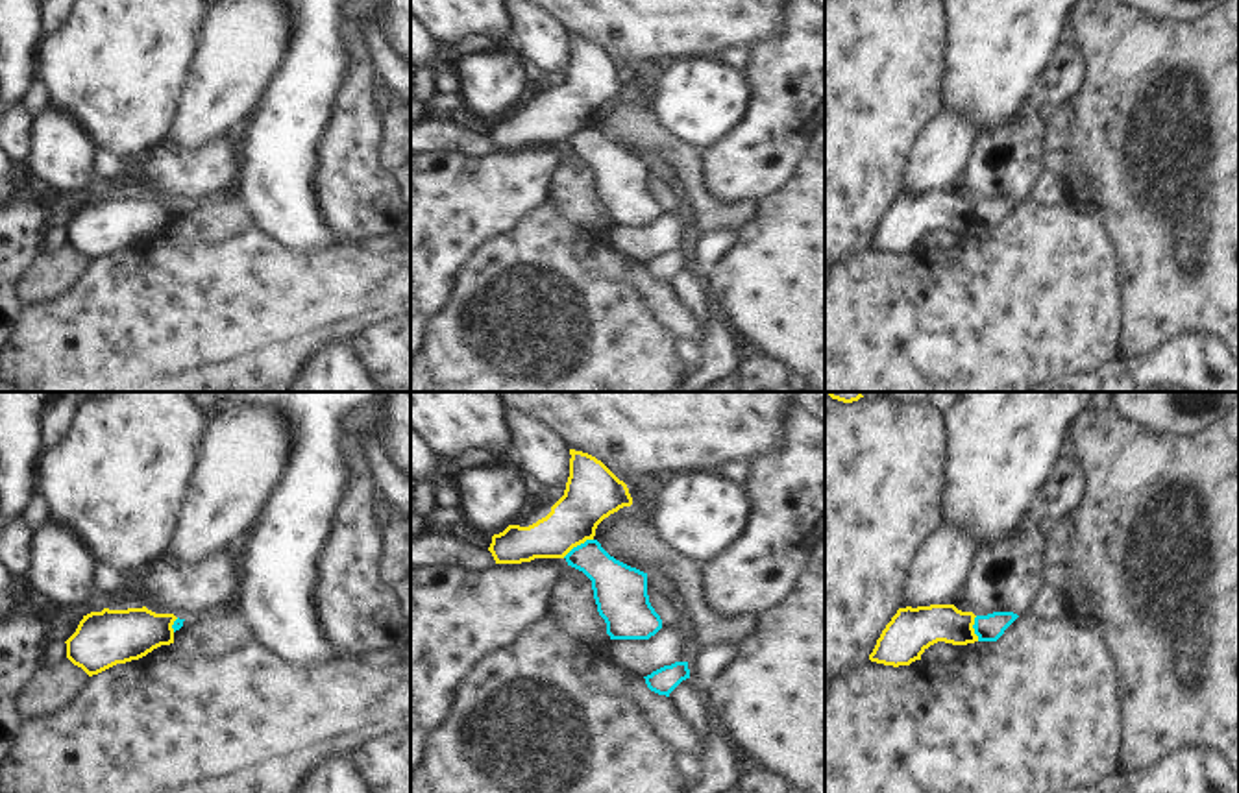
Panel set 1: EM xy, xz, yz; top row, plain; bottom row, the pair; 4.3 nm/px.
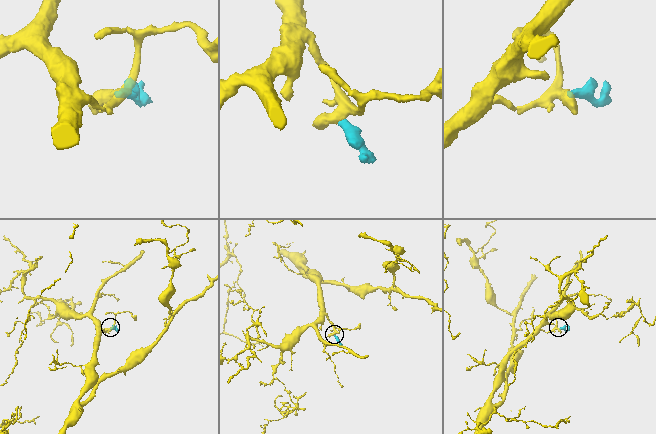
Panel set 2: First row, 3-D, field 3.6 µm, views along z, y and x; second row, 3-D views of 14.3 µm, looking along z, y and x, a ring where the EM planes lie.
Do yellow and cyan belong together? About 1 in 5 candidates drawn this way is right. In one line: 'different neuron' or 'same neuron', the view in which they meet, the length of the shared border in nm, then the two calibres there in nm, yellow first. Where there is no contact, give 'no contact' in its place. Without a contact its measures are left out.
different neuron | xz | 160 nm | 240/220 nm

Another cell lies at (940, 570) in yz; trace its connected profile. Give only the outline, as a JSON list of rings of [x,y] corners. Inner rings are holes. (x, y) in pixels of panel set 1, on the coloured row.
[[[939,523],[915,553],[901,608],[954,604],[969,580],[978,540],[963,527]]]

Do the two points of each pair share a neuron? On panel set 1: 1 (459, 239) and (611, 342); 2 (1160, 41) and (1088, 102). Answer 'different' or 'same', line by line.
1: different
2: same

